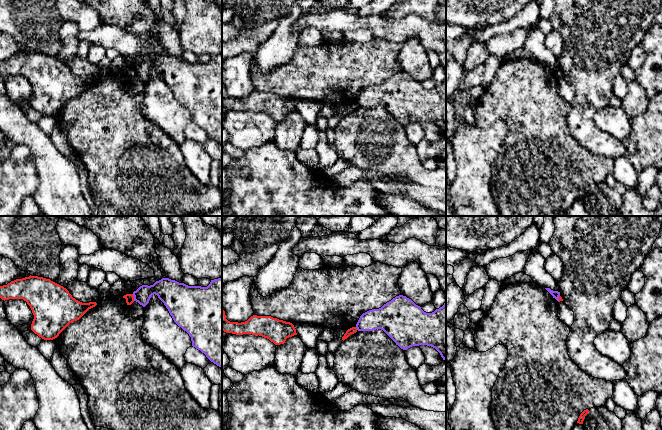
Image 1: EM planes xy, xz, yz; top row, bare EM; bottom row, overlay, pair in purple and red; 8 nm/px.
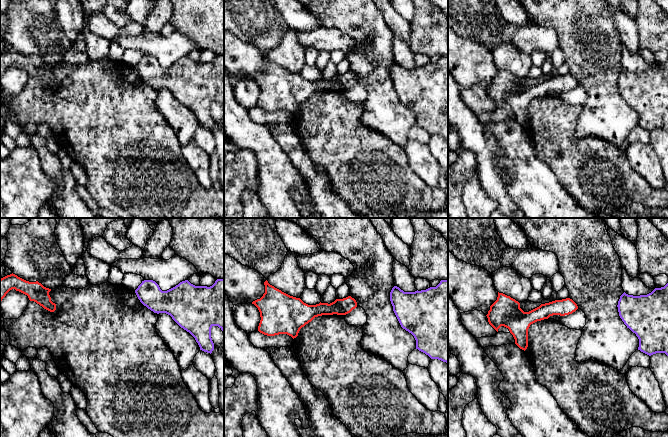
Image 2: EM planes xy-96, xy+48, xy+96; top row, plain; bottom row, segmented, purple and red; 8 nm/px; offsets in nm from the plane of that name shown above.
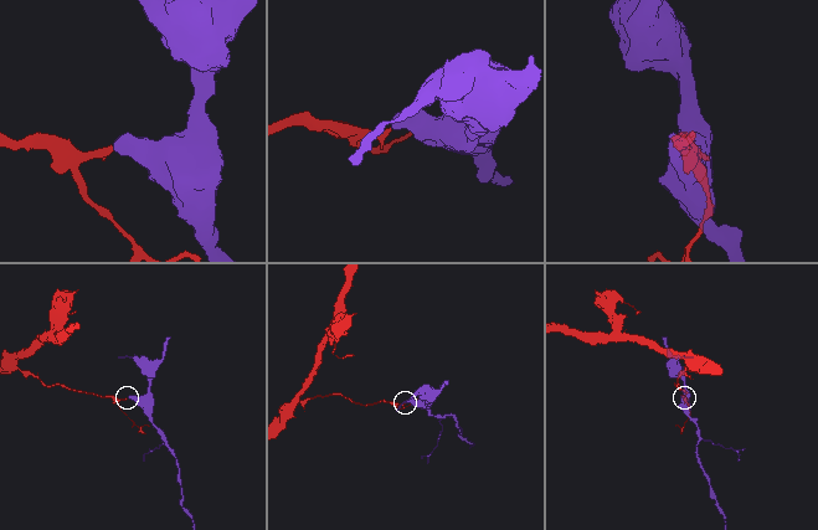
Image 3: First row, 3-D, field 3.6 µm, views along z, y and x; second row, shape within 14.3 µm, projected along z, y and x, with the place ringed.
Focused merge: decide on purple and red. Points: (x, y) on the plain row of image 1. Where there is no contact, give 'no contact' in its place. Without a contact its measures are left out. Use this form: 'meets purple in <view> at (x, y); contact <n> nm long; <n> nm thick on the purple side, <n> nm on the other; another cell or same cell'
meets purple in xy at (134, 73); contact 60 nm long; 160 nm thick on the purple side, 70 nm on the other; another cell

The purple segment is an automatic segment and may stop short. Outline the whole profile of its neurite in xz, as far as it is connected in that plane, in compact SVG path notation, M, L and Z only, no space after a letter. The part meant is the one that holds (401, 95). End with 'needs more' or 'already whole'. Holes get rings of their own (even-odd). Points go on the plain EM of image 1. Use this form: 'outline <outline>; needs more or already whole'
outline M399 71L381 84L363 89L356 100L356 104L358 107L381 105L403 126L412 122L431 122L440 129L443 136L446 136L446 78L434 88L426 89L411 75Z; already whole

